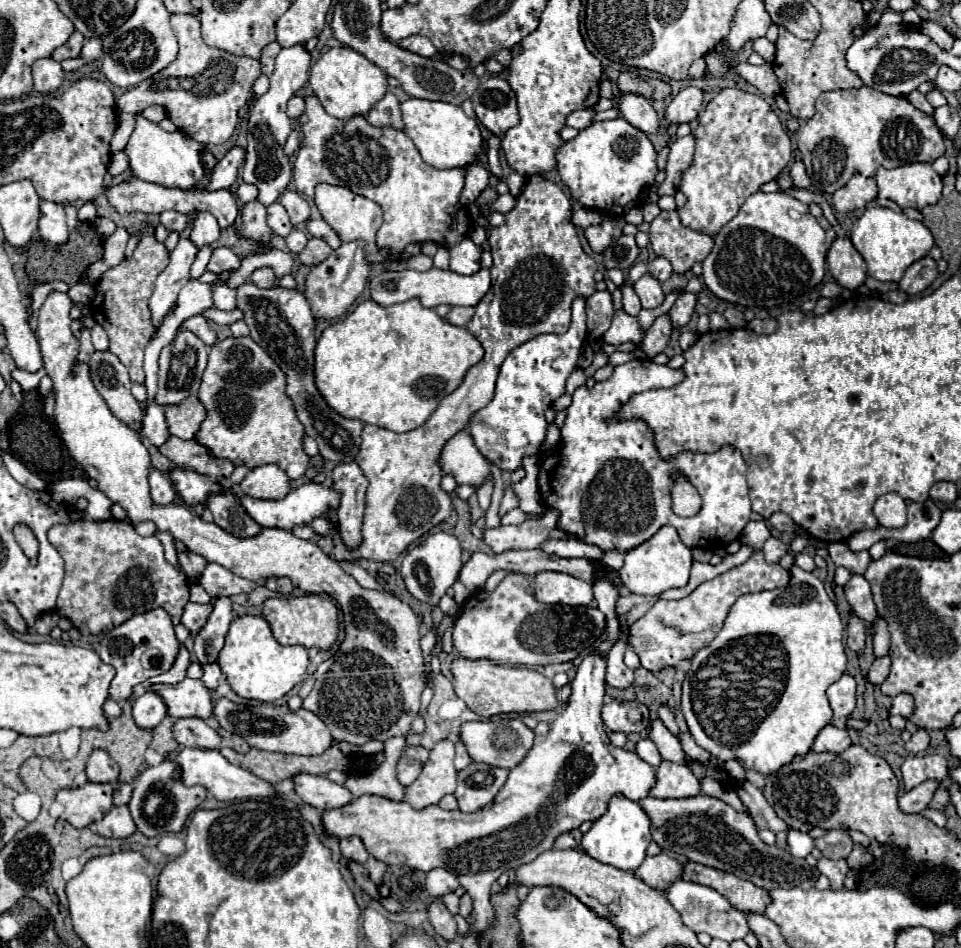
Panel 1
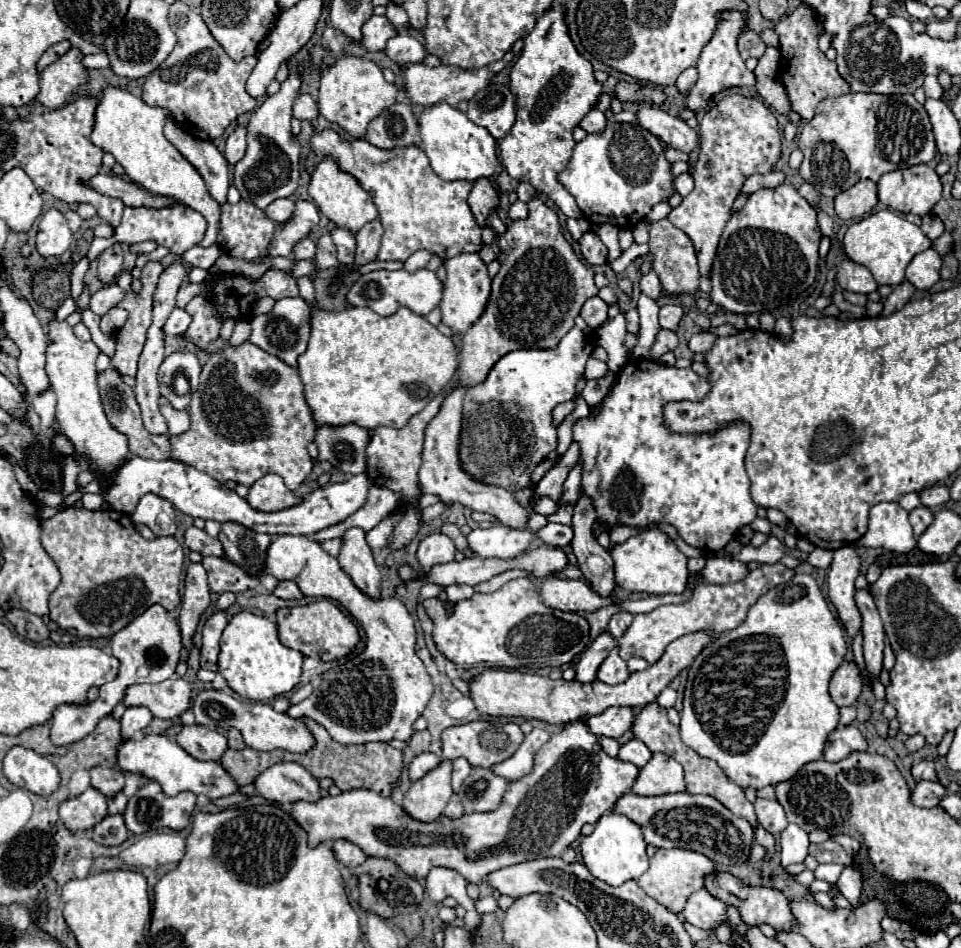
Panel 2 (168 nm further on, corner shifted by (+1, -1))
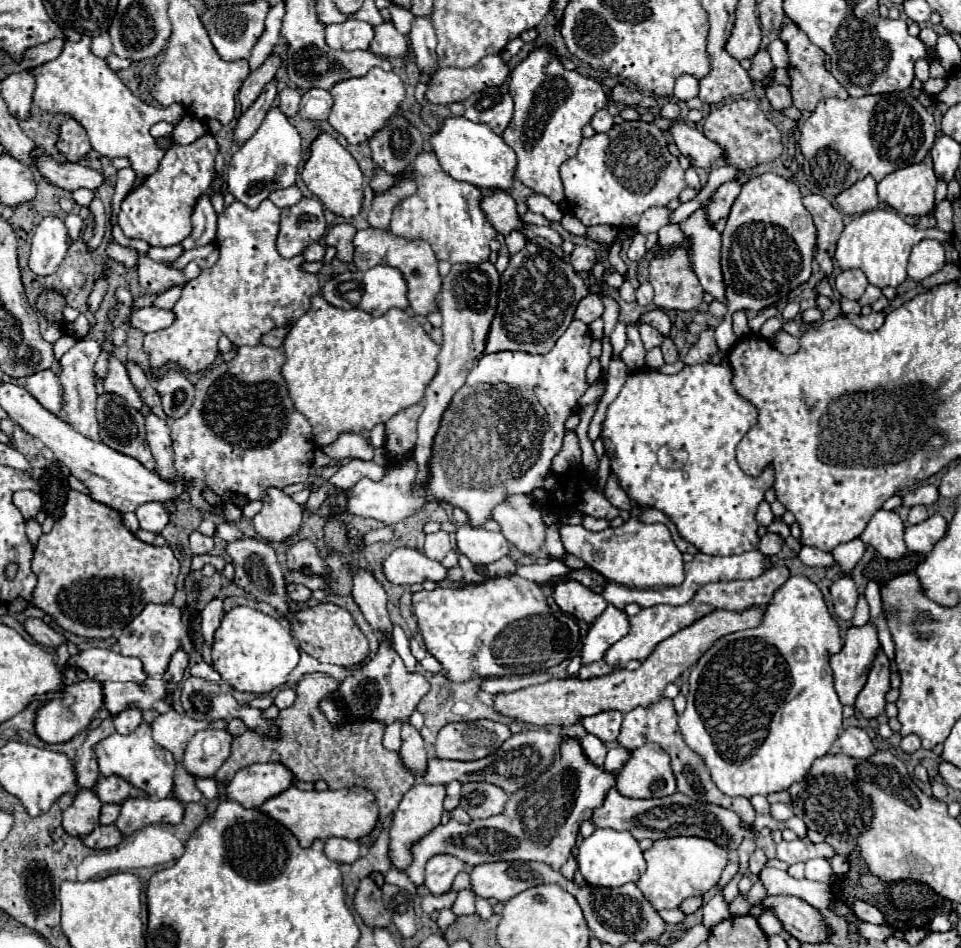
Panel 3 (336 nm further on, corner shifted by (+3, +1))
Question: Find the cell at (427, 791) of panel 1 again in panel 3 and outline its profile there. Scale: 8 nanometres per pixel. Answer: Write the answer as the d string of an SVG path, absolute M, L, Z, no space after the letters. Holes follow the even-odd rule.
M415 784L401 800L399 808L393 814L393 822L391 822L391 842L389 842L389 860L391 864L405 872L409 868L409 864L413 862L413 852L411 846L421 840L423 836L427 836L435 826L439 826L441 816L443 816L443 798L445 798L445 786L431 786L431 784Z

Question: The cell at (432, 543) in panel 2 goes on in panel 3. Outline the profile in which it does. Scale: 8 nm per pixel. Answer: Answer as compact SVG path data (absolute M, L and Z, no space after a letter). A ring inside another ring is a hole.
M439 530L435 534L425 536L425 554L431 560L443 560L449 550L451 550L451 540L449 540L447 532Z

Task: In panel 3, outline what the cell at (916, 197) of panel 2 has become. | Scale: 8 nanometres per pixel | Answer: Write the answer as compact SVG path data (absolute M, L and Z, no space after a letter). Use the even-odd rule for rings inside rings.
M927 164L899 168L877 182L879 200L903 216L927 216L935 206L937 176Z

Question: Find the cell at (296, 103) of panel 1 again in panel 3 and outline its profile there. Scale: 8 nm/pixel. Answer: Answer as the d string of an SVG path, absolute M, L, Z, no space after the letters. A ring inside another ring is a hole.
M311 88L301 98L299 116L307 120L327 120L331 108L333 108L333 96L329 94L329 90Z

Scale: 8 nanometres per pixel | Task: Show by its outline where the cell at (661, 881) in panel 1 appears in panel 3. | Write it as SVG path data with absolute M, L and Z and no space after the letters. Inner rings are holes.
M699 836L655 840L653 846L643 852L643 856L647 862L647 870L637 880L637 886L655 910L679 908L685 898L703 896L717 884L723 868L727 866L727 848L713 844L713 840L701 840Z

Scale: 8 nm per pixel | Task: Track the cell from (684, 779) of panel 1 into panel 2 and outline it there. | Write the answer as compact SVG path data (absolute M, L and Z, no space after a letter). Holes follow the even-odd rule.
M653 754L647 766L641 768L633 792L639 796L661 796L685 792L683 766L665 754Z

